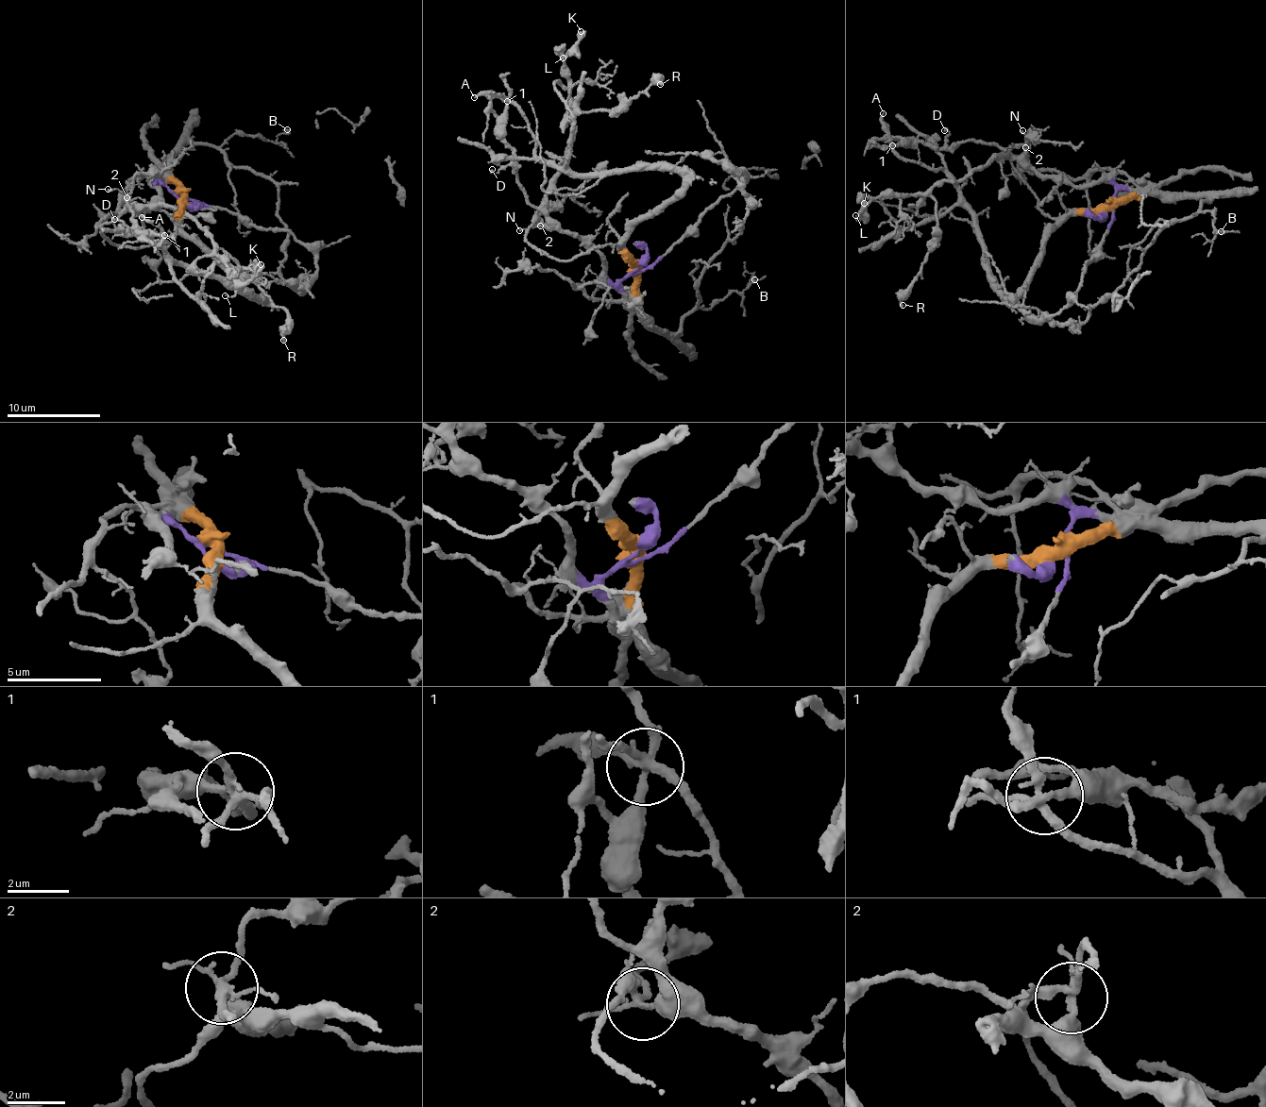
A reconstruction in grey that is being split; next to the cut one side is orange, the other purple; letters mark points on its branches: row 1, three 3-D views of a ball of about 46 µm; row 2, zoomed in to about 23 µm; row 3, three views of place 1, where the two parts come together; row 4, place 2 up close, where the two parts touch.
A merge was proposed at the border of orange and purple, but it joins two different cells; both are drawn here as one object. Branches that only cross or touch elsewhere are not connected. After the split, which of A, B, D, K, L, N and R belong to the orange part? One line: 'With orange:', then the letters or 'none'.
With orange: A, B

